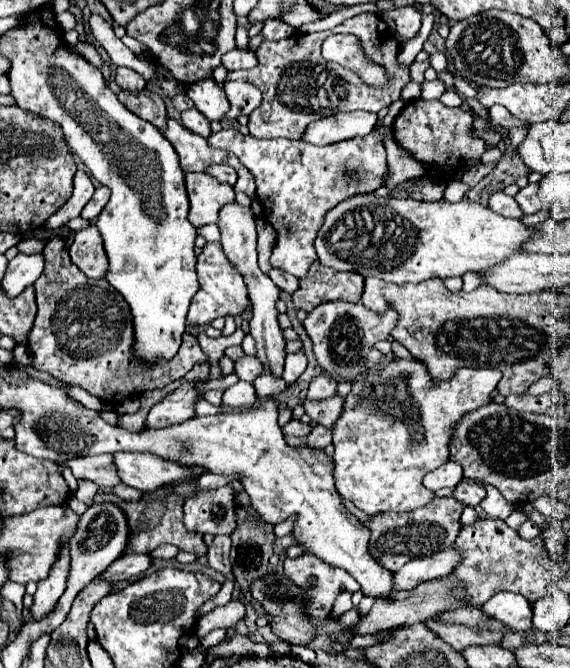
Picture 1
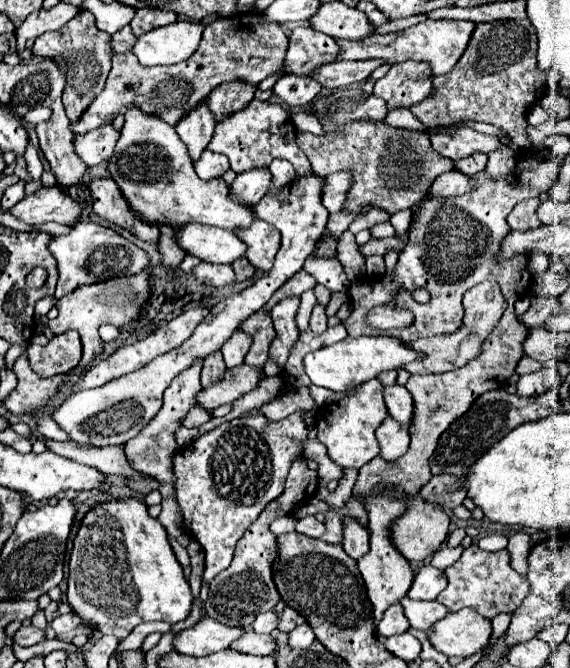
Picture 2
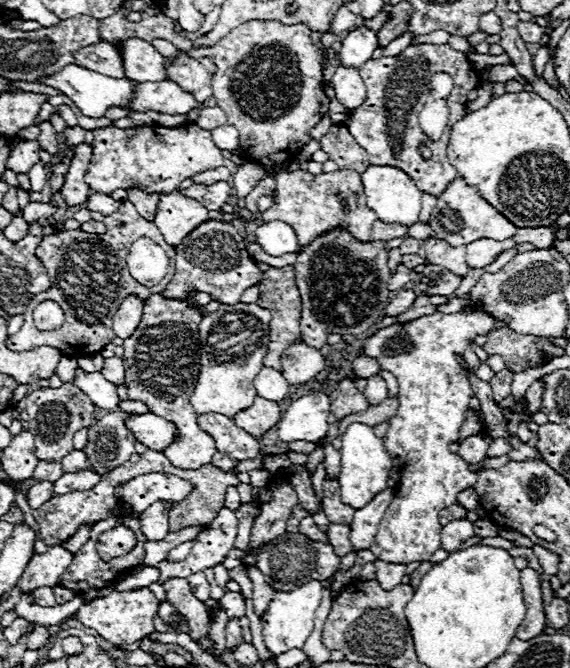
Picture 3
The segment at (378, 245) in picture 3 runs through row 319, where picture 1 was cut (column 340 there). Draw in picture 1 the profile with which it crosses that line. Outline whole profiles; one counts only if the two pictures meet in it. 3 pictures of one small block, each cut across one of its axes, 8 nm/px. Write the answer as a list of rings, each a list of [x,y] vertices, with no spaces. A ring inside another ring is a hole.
[[[324,302],[314,308],[312,314],[304,320],[304,328],[314,344],[314,354],[318,360],[318,366],[342,380],[356,380],[356,376],[368,376],[380,362],[386,360],[386,356],[376,350],[374,346],[382,340],[388,340],[392,334],[392,328],[396,328],[396,312],[372,312],[364,308],[364,304],[350,304],[350,302]]]

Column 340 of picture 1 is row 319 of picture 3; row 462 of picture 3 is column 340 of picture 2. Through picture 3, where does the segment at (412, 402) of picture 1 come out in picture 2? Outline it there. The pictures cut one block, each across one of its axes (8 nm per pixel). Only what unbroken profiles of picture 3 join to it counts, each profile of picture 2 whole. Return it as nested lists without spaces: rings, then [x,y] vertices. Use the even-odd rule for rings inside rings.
[[[374,378],[364,382],[354,394],[345,396],[342,400],[324,406],[316,414],[317,438],[326,448],[328,456],[342,468],[362,468],[366,462],[370,462],[376,454],[376,438],[374,430],[384,422],[388,416],[388,410],[384,408],[382,398],[382,384]]]

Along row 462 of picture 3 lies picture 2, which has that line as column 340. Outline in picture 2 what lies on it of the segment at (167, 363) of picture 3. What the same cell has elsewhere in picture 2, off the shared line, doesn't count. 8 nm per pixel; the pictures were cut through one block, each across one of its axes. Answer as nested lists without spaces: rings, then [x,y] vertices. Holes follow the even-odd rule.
[[[336,172],[332,176],[324,178],[324,188],[322,188],[322,204],[328,212],[340,212],[342,202],[348,196],[348,172]]]

